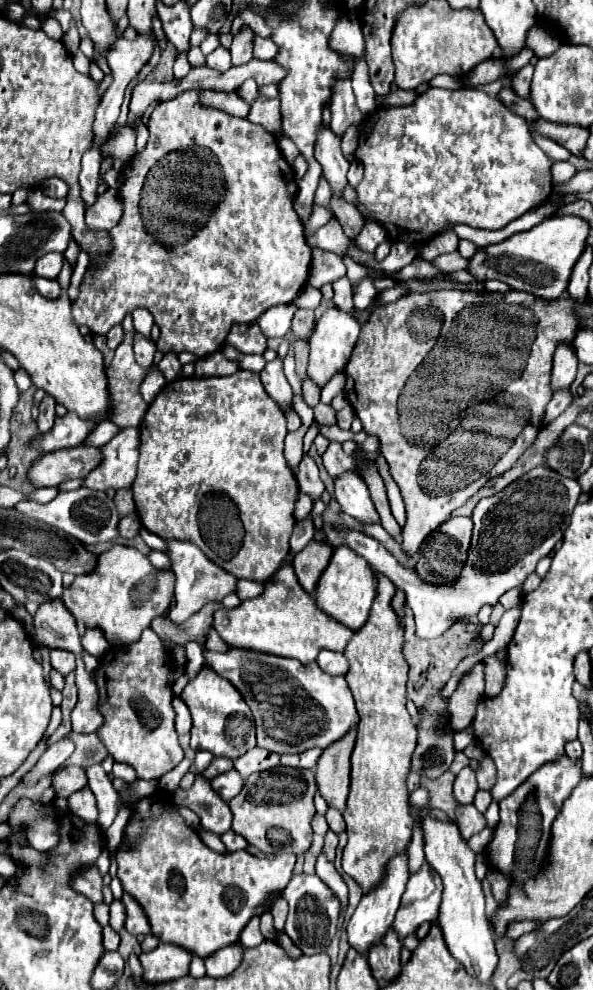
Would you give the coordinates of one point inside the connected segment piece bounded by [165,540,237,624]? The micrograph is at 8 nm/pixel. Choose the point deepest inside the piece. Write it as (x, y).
(198, 581)

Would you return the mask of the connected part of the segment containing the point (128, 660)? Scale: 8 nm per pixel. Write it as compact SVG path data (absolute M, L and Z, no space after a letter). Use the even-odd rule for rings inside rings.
M151 628L129 646L111 648L99 660L99 668L95 670L99 710L105 718L97 736L115 762L125 762L135 768L139 780L159 780L183 760L183 750L177 742L173 722L173 690L167 686L169 672L171 652L163 648L159 636Z

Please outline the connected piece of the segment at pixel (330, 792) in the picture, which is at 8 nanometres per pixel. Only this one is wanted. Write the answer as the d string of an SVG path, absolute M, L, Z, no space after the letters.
M353 728L353 732L347 732L347 736L343 736L343 740L331 744L331 748L325 748L319 762L317 762L317 786L325 798L325 802L337 810L345 810L345 802L347 802L347 794L349 794L349 758L355 746L355 734L357 730Z

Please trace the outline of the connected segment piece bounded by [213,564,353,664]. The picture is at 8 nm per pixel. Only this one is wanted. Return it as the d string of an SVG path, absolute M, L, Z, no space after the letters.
M281 566L275 576L271 576L265 584L265 592L259 598L245 600L233 610L221 606L213 614L213 628L229 646L251 648L283 658L295 658L301 664L315 662L315 656L321 650L345 650L347 642L353 636L353 630L345 628L343 624L339 624L317 608L311 594L307 594L299 586L293 566Z

